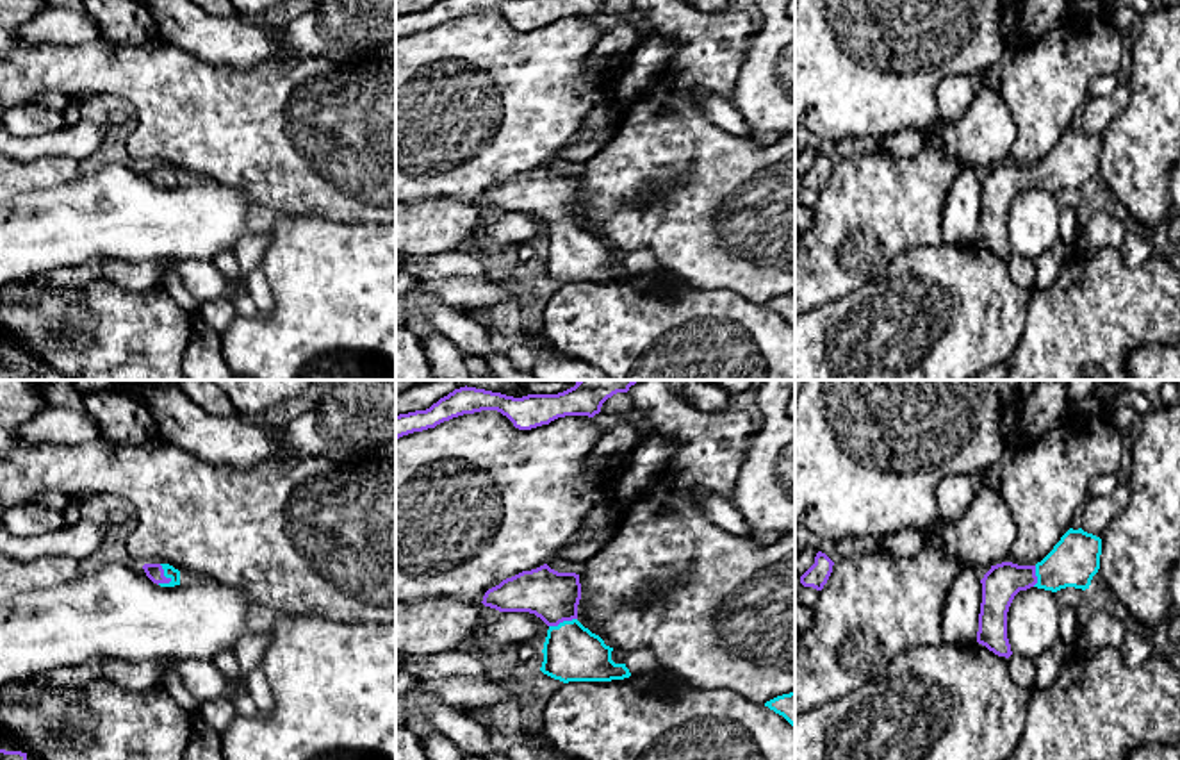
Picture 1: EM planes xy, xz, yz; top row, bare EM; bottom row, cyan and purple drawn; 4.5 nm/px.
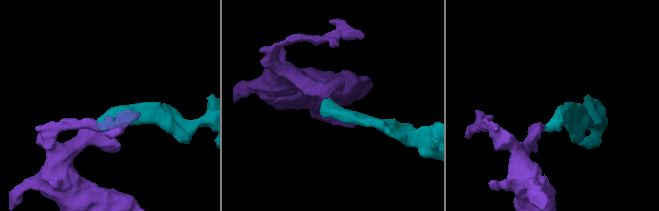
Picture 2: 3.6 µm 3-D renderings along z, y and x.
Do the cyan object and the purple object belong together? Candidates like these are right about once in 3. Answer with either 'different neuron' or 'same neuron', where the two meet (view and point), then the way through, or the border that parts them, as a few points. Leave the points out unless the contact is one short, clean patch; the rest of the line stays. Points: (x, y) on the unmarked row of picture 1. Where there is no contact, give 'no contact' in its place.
same neuron | xy (164, 175) | across xy (170, 172), (164, 175), (154, 172)

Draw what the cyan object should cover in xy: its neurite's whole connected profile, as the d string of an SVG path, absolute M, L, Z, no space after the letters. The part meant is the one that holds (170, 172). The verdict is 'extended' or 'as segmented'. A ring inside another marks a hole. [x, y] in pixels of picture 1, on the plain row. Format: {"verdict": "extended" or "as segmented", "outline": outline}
{"verdict": "extended", "outline": "M144 164L146 177L160 187L180 186L180 171L169 164Z"}

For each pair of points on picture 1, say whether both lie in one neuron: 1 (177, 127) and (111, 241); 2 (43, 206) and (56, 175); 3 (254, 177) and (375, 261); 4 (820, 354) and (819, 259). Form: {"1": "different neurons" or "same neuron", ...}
{"1": "different neurons", "2": "different neurons", "3": "different neurons", "4": "different neurons"}

